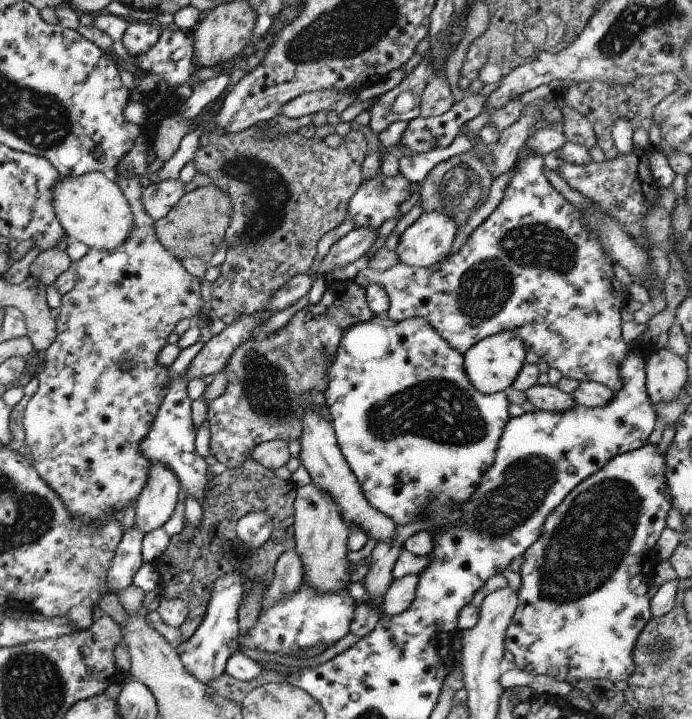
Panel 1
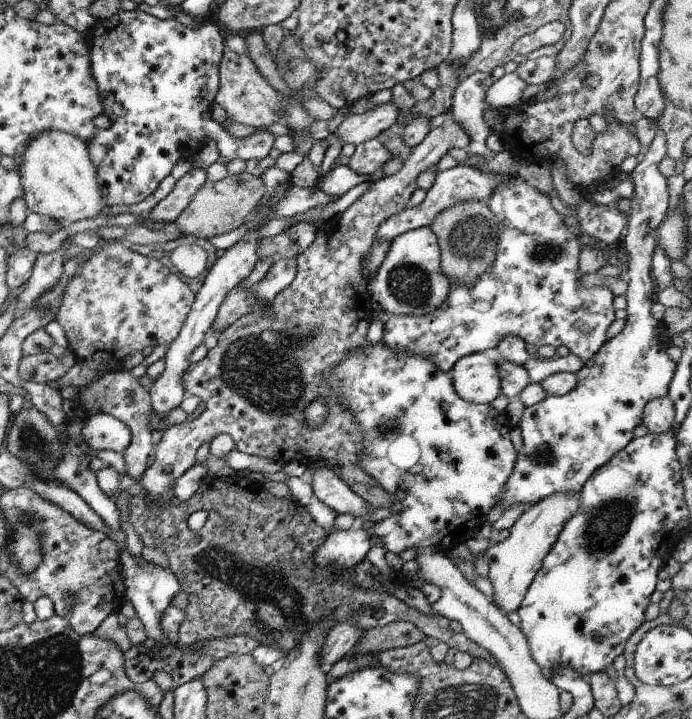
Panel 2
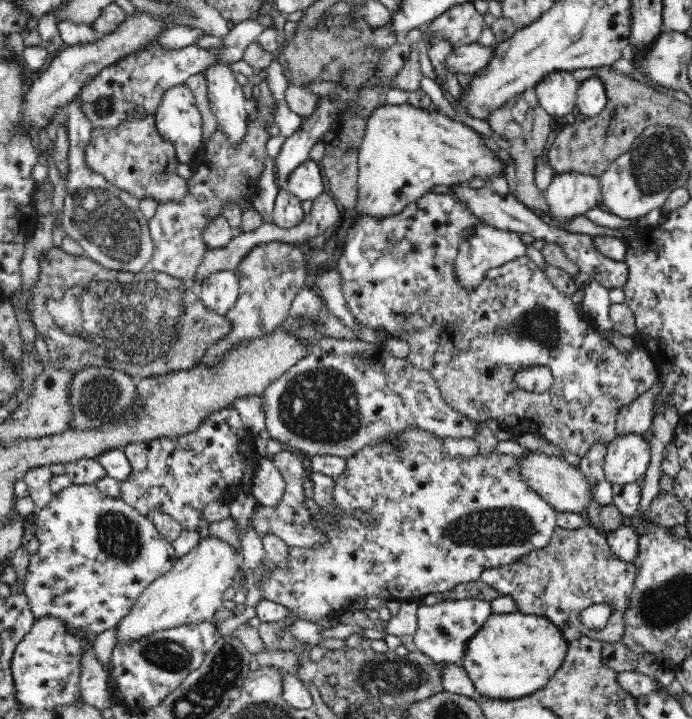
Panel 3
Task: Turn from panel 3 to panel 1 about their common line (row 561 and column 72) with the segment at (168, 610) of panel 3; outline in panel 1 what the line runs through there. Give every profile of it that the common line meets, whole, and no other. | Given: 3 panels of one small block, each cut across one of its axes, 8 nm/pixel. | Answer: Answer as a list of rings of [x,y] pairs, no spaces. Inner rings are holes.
[[[102,172],[61,175],[52,190],[52,206],[68,239],[83,242],[90,249],[114,250],[132,232],[130,203],[117,182],[109,180]]]

